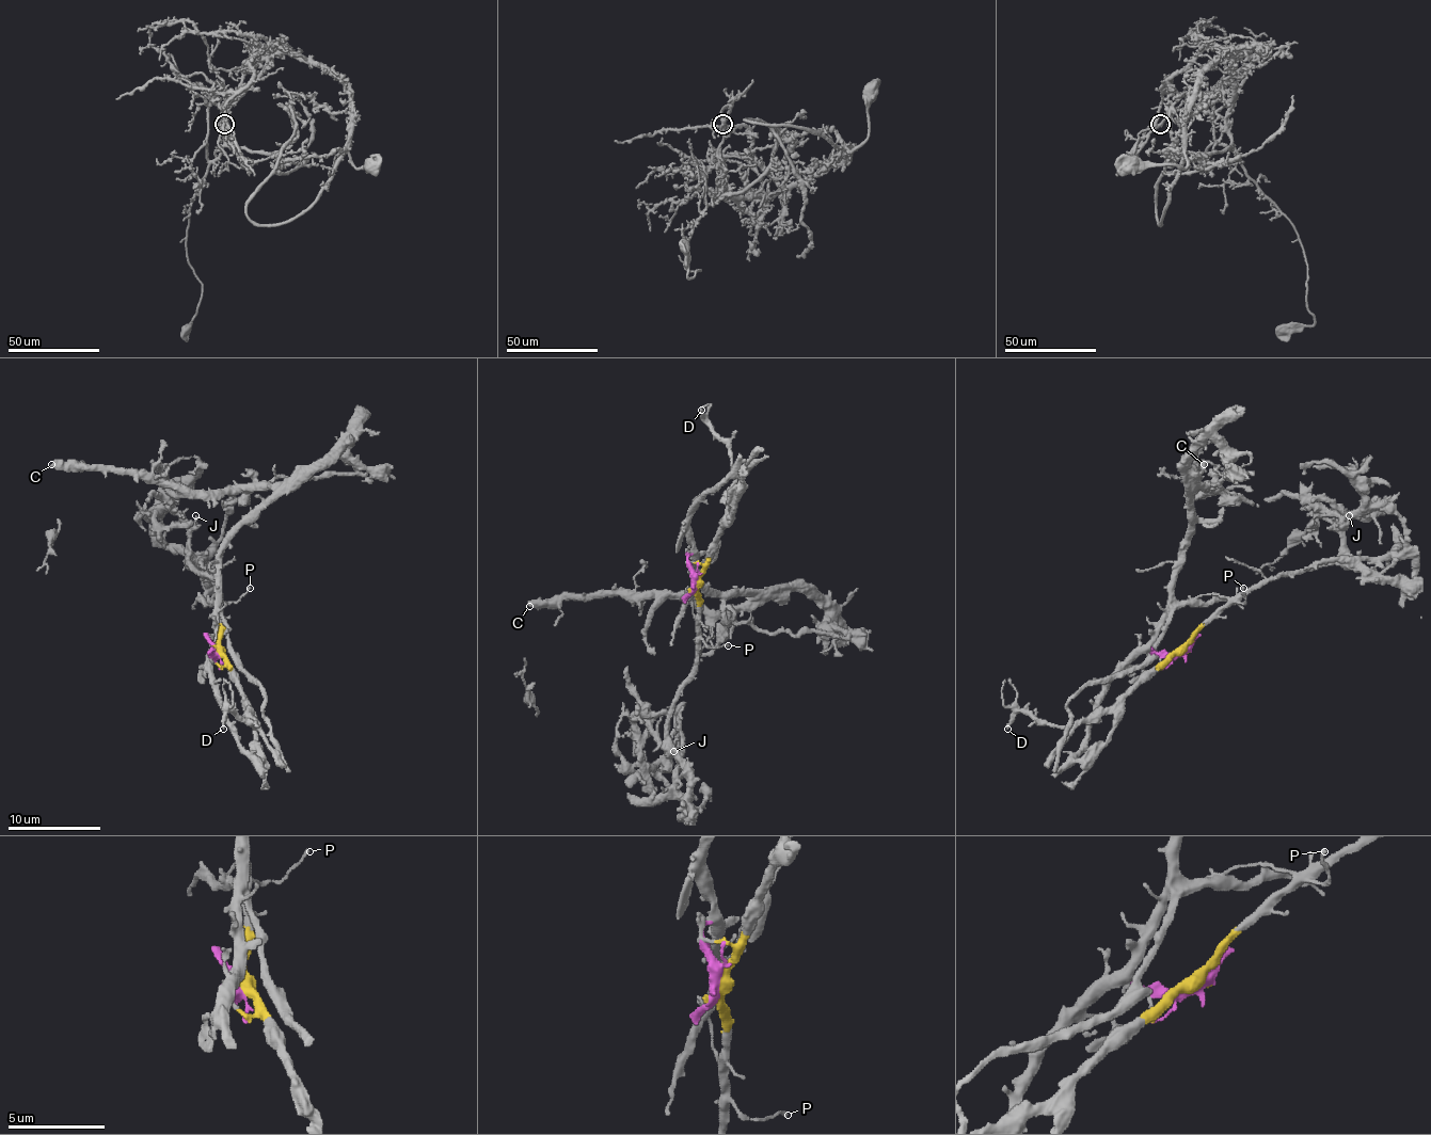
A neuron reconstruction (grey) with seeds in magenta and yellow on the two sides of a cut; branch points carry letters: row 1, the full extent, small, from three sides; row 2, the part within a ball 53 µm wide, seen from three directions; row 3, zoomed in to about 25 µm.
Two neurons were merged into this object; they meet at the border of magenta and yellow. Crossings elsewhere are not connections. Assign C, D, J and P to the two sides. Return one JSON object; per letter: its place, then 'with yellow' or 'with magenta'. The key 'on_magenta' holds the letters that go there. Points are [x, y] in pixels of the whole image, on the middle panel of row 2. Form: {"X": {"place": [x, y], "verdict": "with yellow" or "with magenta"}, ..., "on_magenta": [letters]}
{"C": {"place": [529, 606], "verdict": "with magenta"}, "D": {"place": [701, 410], "verdict": "with yellow"}, "J": {"place": [673, 751], "verdict": "with yellow"}, "P": {"place": [728, 645], "verdict": "with yellow"}, "on_magenta": ["C"]}

